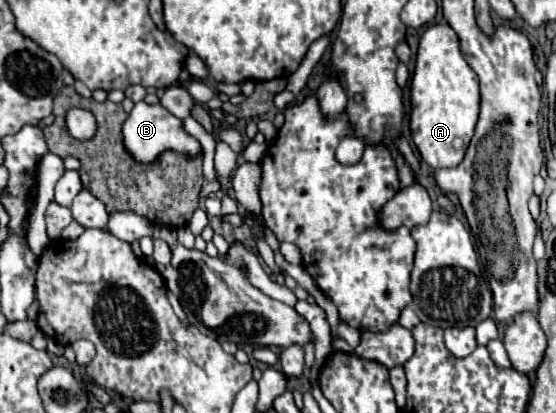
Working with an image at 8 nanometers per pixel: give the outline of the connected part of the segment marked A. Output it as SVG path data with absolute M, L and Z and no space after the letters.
M446 23L428 27L420 39L410 81L410 135L420 157L432 169L456 167L464 159L474 135L478 111L478 77L460 53L456 33Z

